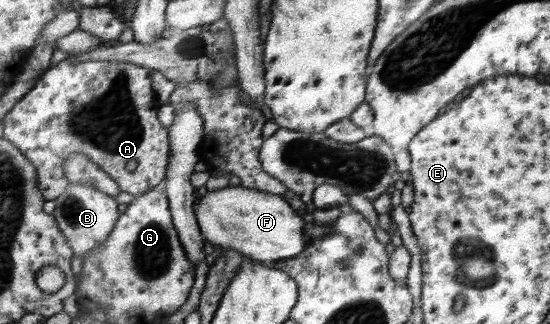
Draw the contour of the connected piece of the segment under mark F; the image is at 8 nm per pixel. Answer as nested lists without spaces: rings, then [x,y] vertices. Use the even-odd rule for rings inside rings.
[[[234,182],[218,191],[207,191],[204,196],[197,198],[193,208],[199,230],[206,242],[238,251],[250,260],[271,264],[275,260],[284,260],[298,256],[306,249],[306,241],[304,241],[304,233],[302,233],[304,221],[296,215],[296,211],[282,199],[282,196],[257,189],[245,188]]]

